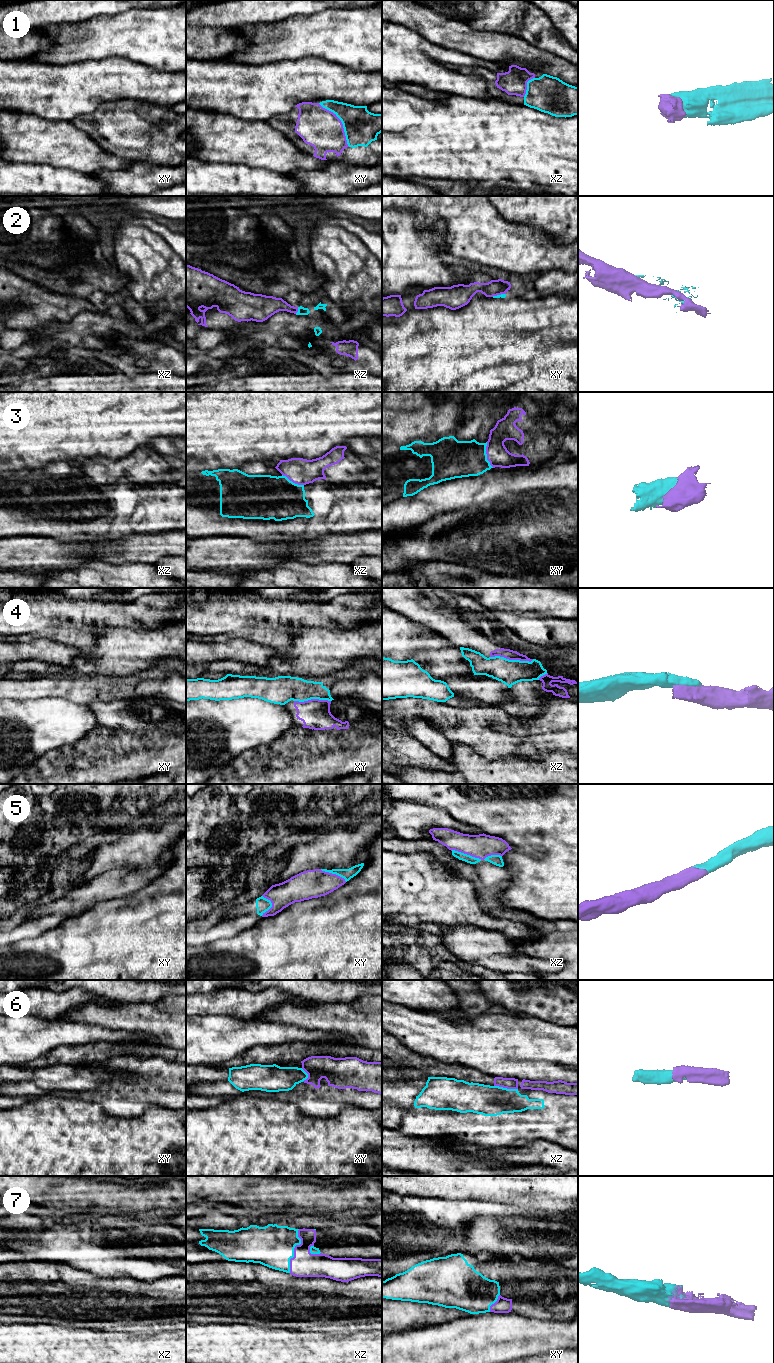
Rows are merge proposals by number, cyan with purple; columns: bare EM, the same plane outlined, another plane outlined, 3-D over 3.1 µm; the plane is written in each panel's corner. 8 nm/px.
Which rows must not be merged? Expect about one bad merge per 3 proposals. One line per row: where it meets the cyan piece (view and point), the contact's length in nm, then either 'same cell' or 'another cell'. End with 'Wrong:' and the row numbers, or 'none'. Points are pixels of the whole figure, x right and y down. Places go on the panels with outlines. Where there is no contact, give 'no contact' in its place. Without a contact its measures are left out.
1: xy (341, 121) | 440 nm | same cell
2: xz (298, 310) | 60 nm | another cell
3: xy (486, 455) | 220 nm | another cell
4: xz (512, 660) | 360 nm | another cell
5: xz (466, 854) | 260 nm | same cell
6: xz (506, 1088) | 190 nm | another cell
7: xz (293, 1250) | 360 nm | same cell
Wrong: 2, 3, 4, 6

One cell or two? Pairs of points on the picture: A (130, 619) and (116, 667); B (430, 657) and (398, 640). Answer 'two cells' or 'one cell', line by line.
A: two cells
B: one cell

